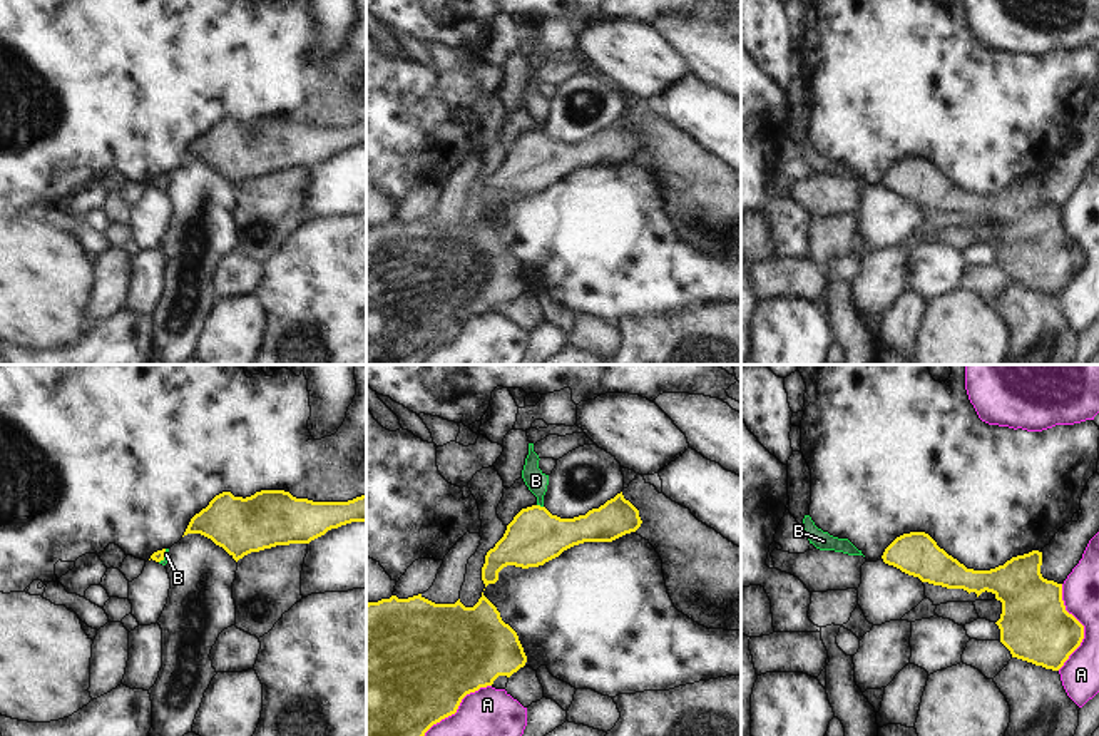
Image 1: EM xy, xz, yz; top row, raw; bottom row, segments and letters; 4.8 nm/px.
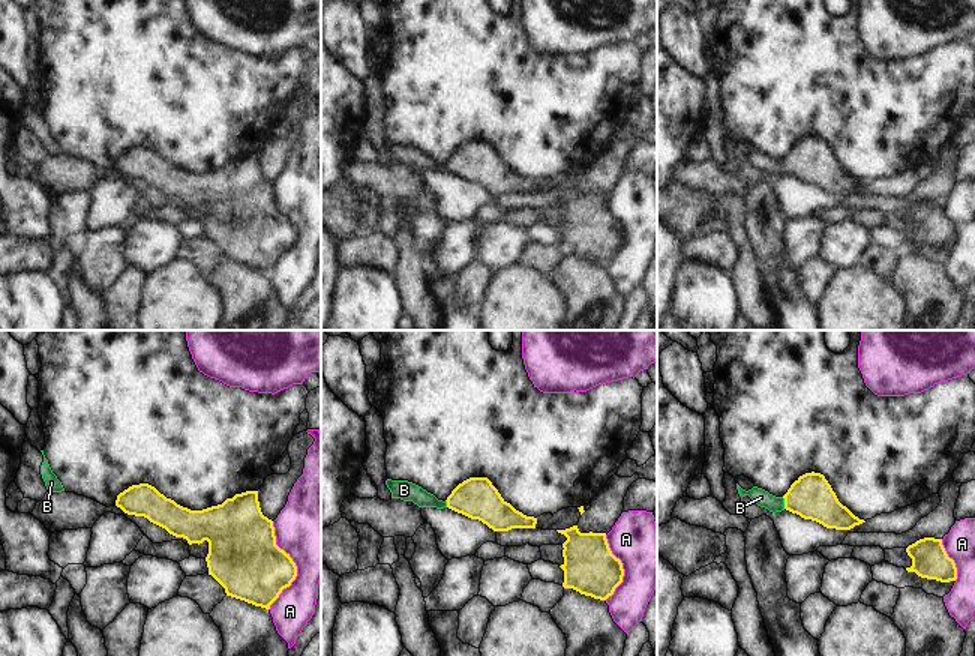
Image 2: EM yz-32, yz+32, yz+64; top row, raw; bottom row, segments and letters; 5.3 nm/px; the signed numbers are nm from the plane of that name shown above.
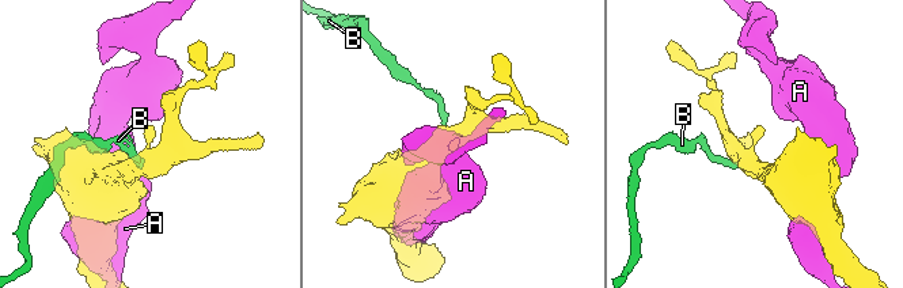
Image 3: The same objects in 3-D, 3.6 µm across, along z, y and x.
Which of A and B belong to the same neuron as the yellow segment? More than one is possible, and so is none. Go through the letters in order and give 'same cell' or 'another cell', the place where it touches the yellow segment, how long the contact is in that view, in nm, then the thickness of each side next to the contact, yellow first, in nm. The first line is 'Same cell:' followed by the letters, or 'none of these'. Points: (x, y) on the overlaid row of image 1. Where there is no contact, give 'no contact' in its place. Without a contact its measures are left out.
Same cell: B
A: another cell; meets yellow in yz at (1083, 628); contact 420 nm long; 340 nm thick on the yellow side, 190 nm on the other
B: same cell; meets yellow in xz at (539, 506); contact 40 nm long; 260 nm thick on the yellow side, 100 nm on the other

